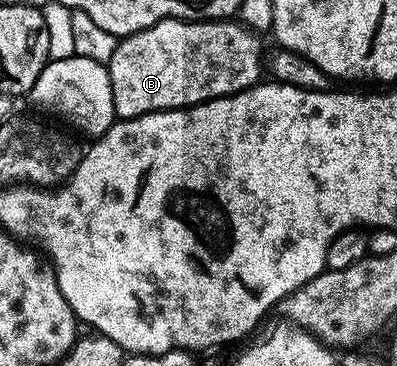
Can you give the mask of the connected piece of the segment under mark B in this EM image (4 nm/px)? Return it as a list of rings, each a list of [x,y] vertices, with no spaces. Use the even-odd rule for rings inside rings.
[[[163,20],[146,30],[136,32],[132,36],[125,36],[117,43],[111,60],[108,61],[108,73],[110,74],[110,86],[114,90],[114,110],[121,120],[132,120],[136,116],[145,116],[151,112],[169,112],[172,108],[186,108],[194,104],[201,104],[207,100],[213,100],[219,96],[229,96],[235,92],[241,92],[252,87],[261,79],[260,76],[260,44],[249,29],[239,22],[226,20],[202,20],[193,22],[191,20]]]

